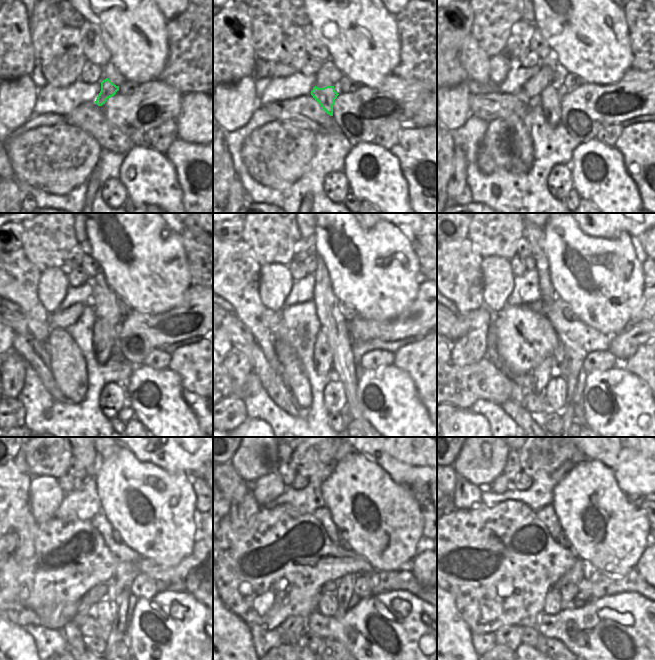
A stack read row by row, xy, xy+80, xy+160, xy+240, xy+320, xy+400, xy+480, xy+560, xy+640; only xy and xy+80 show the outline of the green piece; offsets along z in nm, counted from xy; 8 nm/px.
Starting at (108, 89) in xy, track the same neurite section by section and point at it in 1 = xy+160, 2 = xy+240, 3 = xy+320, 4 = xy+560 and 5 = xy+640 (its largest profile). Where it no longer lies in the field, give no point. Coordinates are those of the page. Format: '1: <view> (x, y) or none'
1: xy+160 (551, 97)
2: xy+240 (102, 343)
3: xy+320 (322, 355)
4: xy+560 (292, 628)
5: xy+640 (510, 636)

